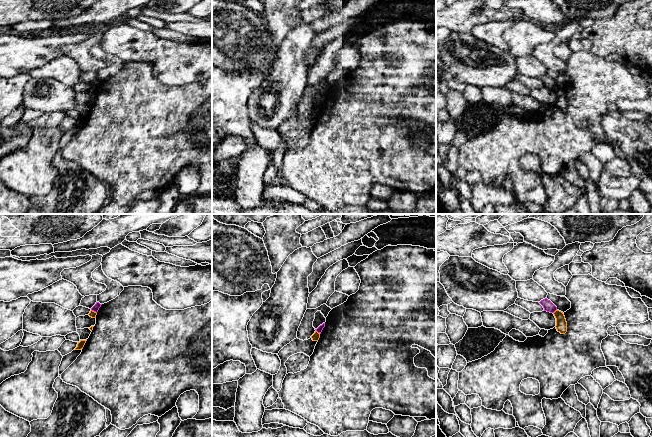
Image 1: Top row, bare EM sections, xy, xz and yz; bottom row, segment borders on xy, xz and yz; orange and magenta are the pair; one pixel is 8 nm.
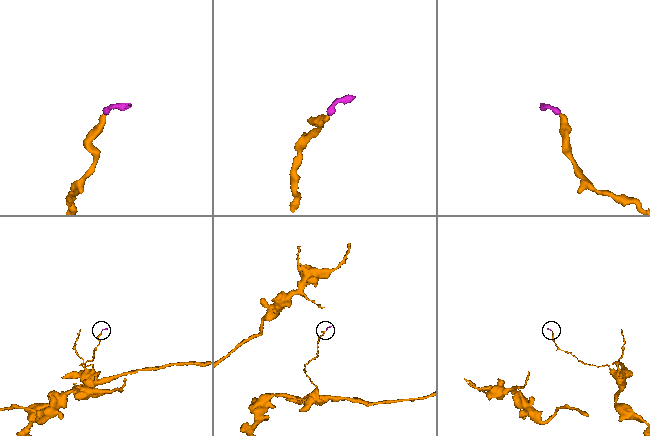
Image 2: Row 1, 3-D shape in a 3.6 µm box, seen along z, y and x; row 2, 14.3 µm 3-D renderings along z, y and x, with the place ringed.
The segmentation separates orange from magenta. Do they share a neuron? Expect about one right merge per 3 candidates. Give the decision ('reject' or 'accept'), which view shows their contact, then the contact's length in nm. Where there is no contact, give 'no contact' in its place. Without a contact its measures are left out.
reject | yz | 50 nm

